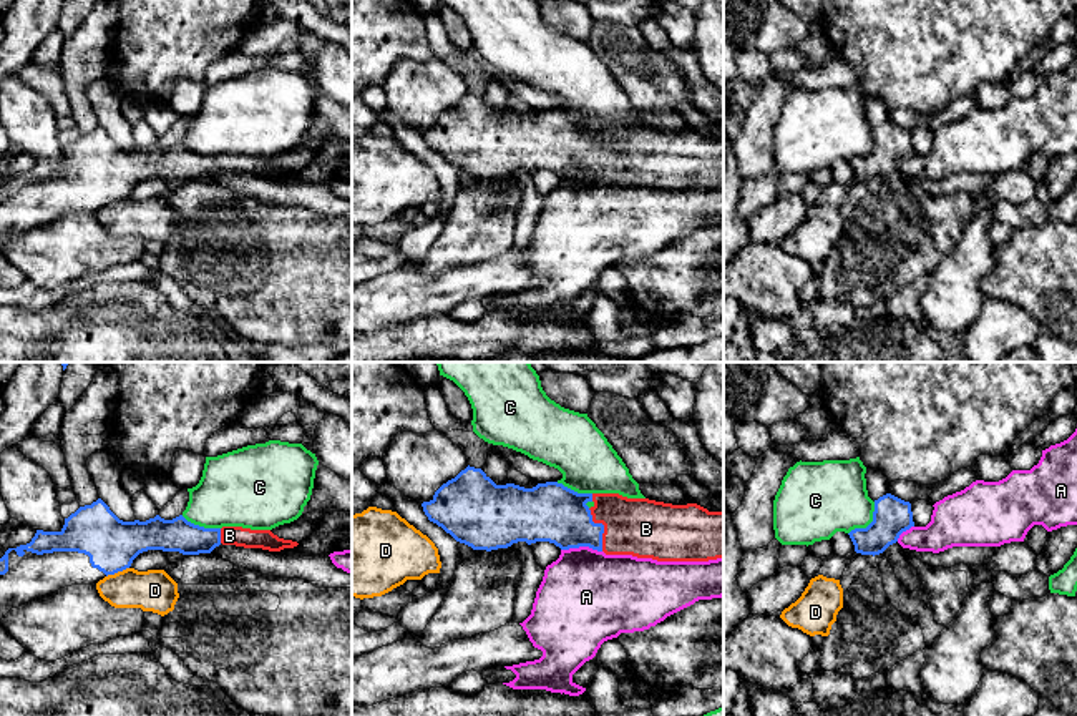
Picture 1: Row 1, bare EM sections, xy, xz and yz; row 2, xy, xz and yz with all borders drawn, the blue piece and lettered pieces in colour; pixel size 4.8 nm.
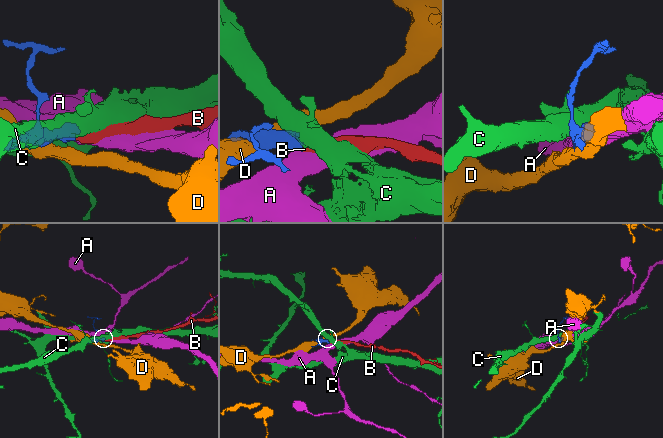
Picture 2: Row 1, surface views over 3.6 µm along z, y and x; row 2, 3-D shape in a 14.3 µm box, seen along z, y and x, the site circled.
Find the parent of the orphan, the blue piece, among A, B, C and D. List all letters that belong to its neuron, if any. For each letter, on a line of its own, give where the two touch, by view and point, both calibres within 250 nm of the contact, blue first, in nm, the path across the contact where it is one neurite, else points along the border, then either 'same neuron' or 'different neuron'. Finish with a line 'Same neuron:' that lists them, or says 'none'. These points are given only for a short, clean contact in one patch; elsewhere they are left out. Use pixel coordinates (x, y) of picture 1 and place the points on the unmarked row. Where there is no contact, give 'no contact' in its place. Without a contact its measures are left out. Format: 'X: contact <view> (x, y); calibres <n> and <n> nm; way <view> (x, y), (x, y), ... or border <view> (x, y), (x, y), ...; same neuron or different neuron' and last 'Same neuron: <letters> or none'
A: contact xz (581, 173); calibres 280 and 460 nm; border xz (561, 176), (591, 175), (601, 180); different neuron
B: contact xz (603, 155); calibres 280 and 280 nm; way xz (555, 142), (570, 152), (603, 155), (646, 156); same neuron
C: contact yz (870, 152); calibres 180 and 340 nm; border yz (875, 130), (872, 148), (848, 161); different neuron
D: contact xy (116, 200); calibres 260 and 200 nm; different neuron
Same neuron: B

